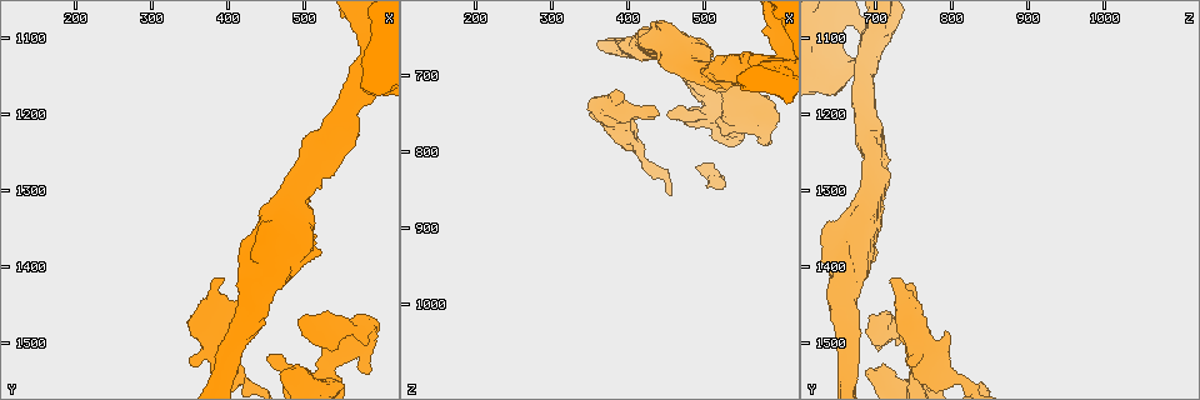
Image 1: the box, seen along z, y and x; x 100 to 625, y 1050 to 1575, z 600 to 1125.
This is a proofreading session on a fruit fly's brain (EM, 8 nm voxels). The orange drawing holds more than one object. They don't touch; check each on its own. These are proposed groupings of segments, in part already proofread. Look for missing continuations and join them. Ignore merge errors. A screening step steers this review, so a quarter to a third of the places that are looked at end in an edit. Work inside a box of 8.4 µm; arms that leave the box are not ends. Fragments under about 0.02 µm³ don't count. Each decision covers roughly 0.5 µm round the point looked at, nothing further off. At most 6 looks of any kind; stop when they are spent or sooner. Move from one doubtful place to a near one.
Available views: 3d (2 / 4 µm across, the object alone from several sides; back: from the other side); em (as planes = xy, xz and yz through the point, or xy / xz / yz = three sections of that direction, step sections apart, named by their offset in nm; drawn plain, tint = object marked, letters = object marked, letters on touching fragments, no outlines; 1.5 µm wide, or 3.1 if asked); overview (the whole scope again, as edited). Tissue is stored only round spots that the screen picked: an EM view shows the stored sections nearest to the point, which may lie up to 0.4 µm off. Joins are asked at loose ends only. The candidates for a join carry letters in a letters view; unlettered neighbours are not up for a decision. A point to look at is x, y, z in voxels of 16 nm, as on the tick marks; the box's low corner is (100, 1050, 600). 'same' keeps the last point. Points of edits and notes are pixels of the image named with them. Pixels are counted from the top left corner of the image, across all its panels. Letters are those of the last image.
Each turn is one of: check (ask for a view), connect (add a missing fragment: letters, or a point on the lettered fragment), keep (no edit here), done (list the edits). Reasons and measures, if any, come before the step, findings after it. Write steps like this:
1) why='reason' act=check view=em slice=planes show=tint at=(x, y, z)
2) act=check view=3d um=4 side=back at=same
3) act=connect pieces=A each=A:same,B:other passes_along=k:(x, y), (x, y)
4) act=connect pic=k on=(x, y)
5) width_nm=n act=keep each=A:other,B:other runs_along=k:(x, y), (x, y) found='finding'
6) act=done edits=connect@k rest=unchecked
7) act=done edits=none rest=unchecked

why='thick end' act=check view=3d um=4 at=(585, 1540, 785)

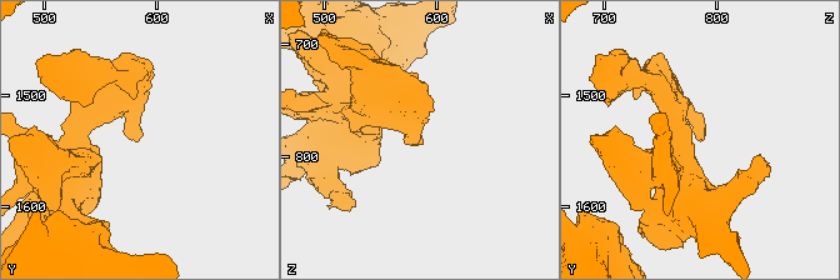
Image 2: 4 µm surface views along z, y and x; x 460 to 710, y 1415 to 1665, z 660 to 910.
why='now the EM' act=check view=em slice=planes show=letters at=(584, 1540, 786)

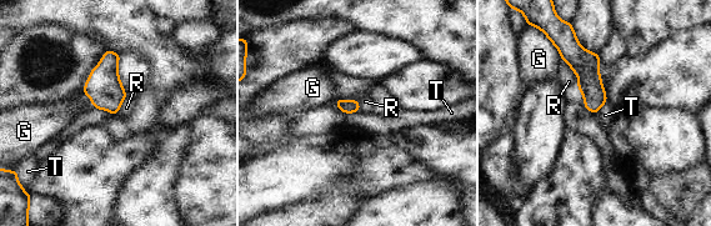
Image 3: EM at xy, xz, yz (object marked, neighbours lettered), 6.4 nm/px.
act=keep each=G:other,R:other,T:other found='no lettered fragment goes on from it'

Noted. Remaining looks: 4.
act=check view=em slice=xy step=8 show=letters at=(505, 1465, 690)

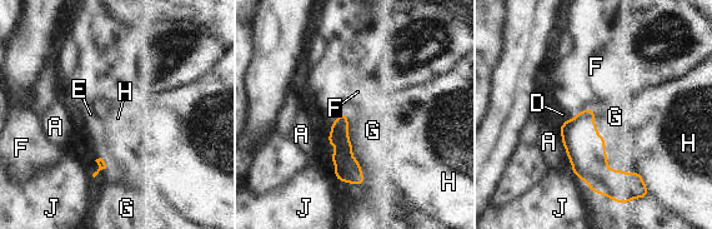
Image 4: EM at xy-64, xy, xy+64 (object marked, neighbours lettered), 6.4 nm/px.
act=check view=em slice=planes show=letters at=same

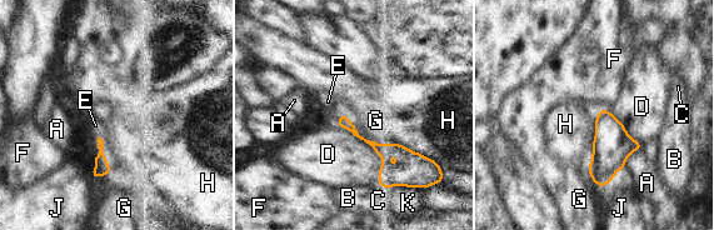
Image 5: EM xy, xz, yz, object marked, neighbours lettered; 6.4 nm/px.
act=keep each=A:other,B:other,C:other,D:other,E:other,F:other,G:other,H:other,J:other,K:other found='no lettered fragment goes on from it'

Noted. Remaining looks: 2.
why='thick end' act=check view=em slice=planes show=plain at=(395, 1420, 725)

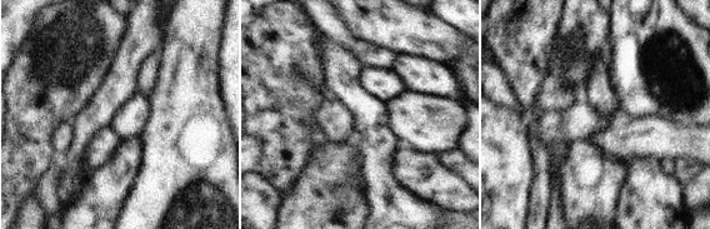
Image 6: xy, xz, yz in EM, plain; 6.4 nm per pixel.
why='what lies round it' act=check view=em slice=planes show=letters at=same

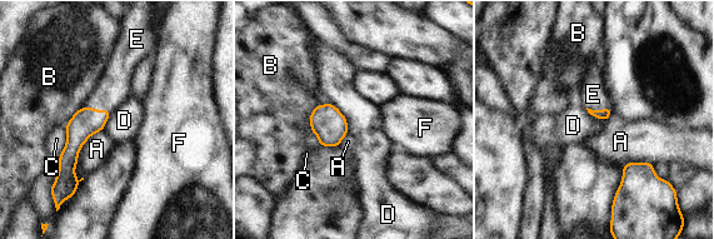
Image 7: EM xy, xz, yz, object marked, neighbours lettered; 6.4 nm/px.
longest_contact=A:380nm act=connect pieces=E each=A:other,B:other,C:other,D:other,E:same,F:other passes_along=7:(85, 122), (98, 110), (113, 86) found='it goes on there'

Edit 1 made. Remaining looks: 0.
act=done edits=connect@7 rest=unchecked

